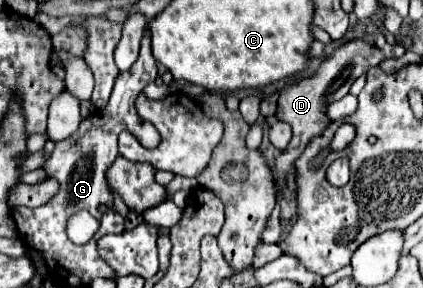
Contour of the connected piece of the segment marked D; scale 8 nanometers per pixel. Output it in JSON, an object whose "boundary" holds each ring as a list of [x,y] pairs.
{"boundary":[[[376,33],[374,35],[374,41],[370,41],[370,37],[364,37],[364,39],[352,39],[352,41],[346,41],[342,43],[340,47],[334,49],[332,55],[328,55],[320,65],[318,69],[312,73],[312,77],[302,77],[298,79],[296,83],[290,83],[286,85],[280,93],[278,93],[278,99],[276,99],[276,117],[284,123],[288,123],[292,127],[292,141],[288,143],[286,151],[276,157],[276,169],[278,169],[278,175],[282,177],[286,173],[286,169],[294,167],[294,161],[302,155],[304,147],[308,145],[310,137],[312,135],[318,135],[326,125],[328,125],[328,119],[324,117],[322,109],[336,101],[336,99],[342,99],[350,85],[362,75],[366,73],[366,69],[370,65],[380,65],[384,59],[398,59],[402,57],[406,51],[404,47],[396,47],[396,45],[390,45],[386,41],[386,37],[382,33]]]}

